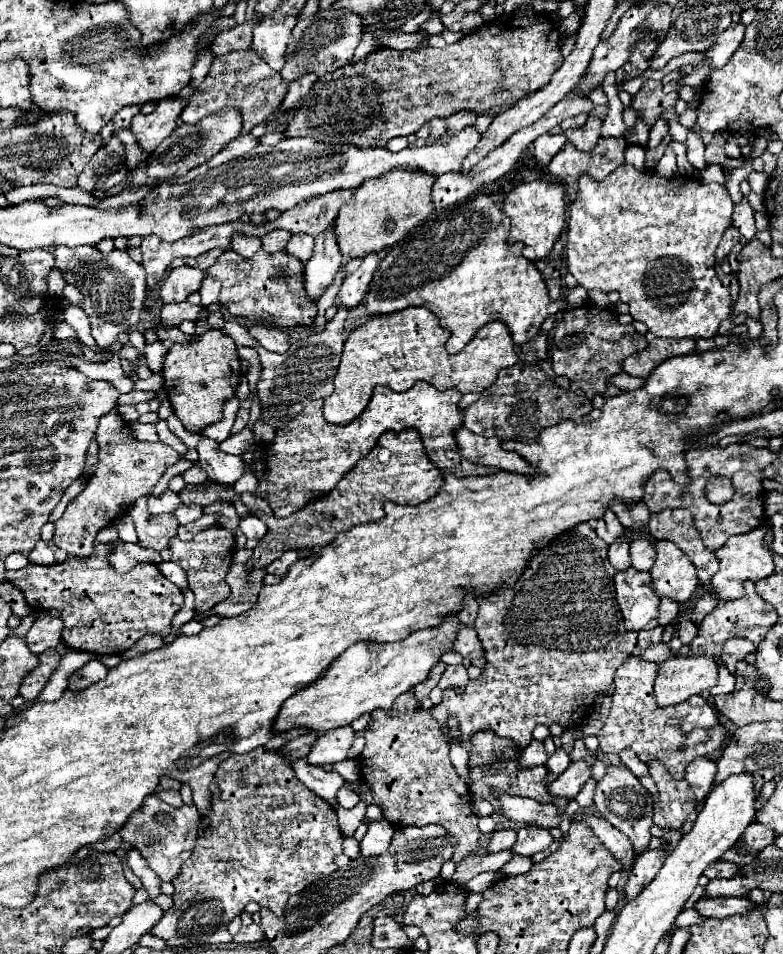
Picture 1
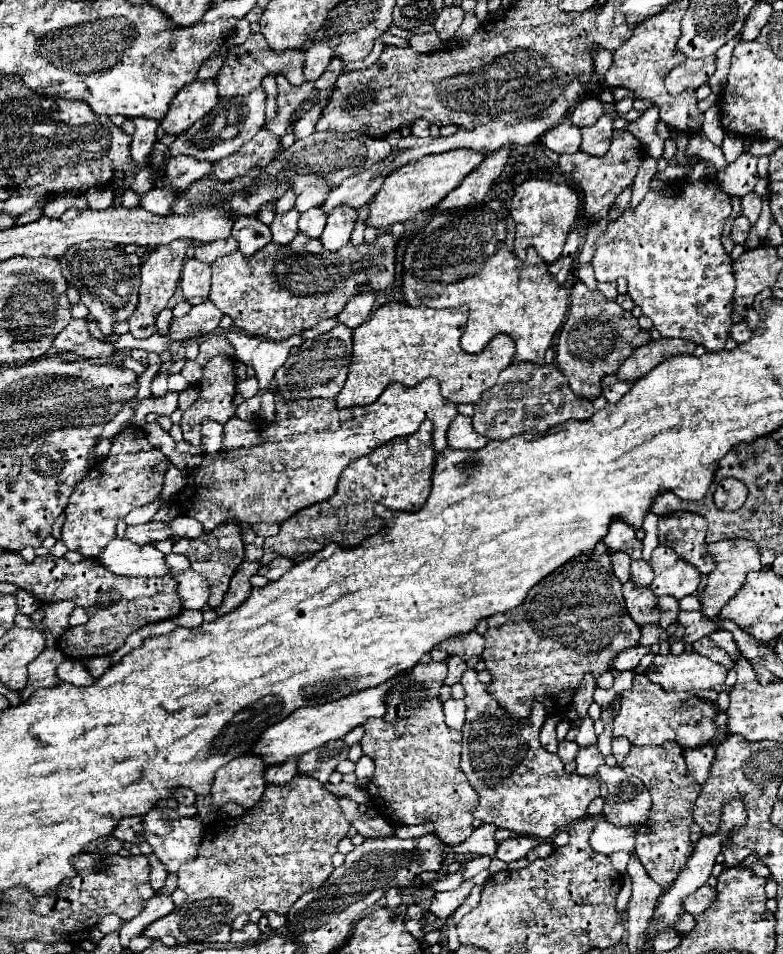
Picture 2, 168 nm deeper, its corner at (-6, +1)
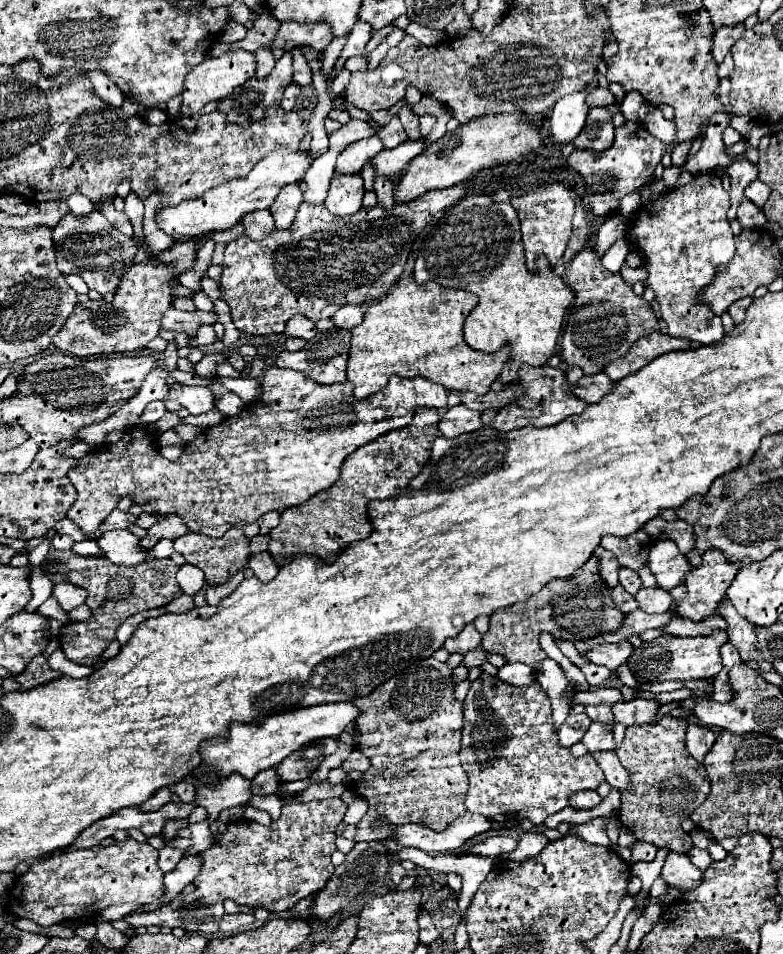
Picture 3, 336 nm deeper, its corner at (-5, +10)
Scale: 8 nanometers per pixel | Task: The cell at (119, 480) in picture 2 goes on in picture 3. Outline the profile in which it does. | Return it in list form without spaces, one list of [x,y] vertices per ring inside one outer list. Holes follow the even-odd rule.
[[[276,365],[268,367],[258,379],[262,385],[262,395],[254,403],[248,403],[244,411],[236,417],[226,417],[220,425],[202,429],[202,433],[184,445],[180,459],[168,461],[160,455],[155,437],[144,436],[144,429],[130,429],[118,443],[104,443],[96,449],[90,449],[76,465],[68,471],[68,479],[78,491],[78,499],[68,511],[68,519],[74,521],[84,535],[92,535],[100,521],[117,507],[122,497],[130,495],[144,513],[166,517],[178,515],[188,531],[200,533],[212,539],[220,539],[228,527],[244,527],[258,521],[268,511],[284,511],[294,505],[306,503],[316,493],[332,487],[340,477],[342,461],[354,453],[358,447],[376,441],[392,429],[400,429],[412,423],[412,417],[418,405],[446,405],[446,389],[428,379],[400,379],[390,377],[388,385],[376,395],[356,401],[352,397],[350,383],[332,383],[320,385],[312,381],[306,373],[294,369],[280,369]]]

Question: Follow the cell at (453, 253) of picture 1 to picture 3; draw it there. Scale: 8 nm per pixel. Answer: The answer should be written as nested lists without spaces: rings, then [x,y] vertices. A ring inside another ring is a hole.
[[[488,195],[466,197],[440,213],[440,217],[432,223],[430,249],[422,249],[422,253],[416,259],[414,279],[420,285],[430,279],[436,279],[444,287],[466,289],[478,295],[480,303],[476,305],[476,309],[468,315],[464,323],[464,339],[472,349],[482,351],[482,353],[494,353],[506,343],[510,345],[512,351],[498,379],[500,385],[514,383],[518,379],[518,369],[522,367],[522,363],[528,363],[532,367],[542,367],[548,363],[548,359],[556,351],[564,313],[574,297],[572,289],[564,285],[562,277],[554,275],[548,261],[540,263],[538,275],[532,275],[526,269],[524,247],[522,247],[522,237],[520,237],[520,221],[518,221],[514,207],[510,203],[496,203]]]

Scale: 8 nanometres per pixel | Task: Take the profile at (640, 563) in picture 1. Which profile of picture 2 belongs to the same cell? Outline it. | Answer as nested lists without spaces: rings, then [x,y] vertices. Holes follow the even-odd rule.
[[[641,558],[641,560],[635,560],[635,562],[631,564],[631,580],[637,582],[637,584],[643,584],[643,586],[649,586],[651,580],[653,580],[651,564],[645,562],[643,558]]]

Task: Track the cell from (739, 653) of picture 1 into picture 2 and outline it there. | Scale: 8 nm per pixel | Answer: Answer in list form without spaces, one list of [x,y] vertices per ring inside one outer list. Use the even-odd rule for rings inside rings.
[[[717,630],[717,632],[711,634],[711,638],[713,638],[713,642],[715,642],[717,646],[721,646],[733,660],[739,660],[741,652],[739,652],[739,646],[737,646],[737,642],[735,642],[735,638],[733,638],[731,632],[727,632],[727,630]]]

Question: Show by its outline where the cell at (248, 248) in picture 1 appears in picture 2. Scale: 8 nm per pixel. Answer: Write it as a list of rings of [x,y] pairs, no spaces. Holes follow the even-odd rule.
[[[237,218],[237,222],[231,228],[231,236],[239,242],[239,250],[245,256],[255,254],[271,242],[269,228],[257,218]]]

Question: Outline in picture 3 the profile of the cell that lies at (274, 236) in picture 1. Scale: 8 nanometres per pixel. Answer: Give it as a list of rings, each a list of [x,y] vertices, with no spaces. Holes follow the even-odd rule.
[[[286,185],[280,191],[280,197],[270,205],[270,213],[278,229],[288,229],[294,221],[294,215],[302,203],[302,191],[298,185]]]

